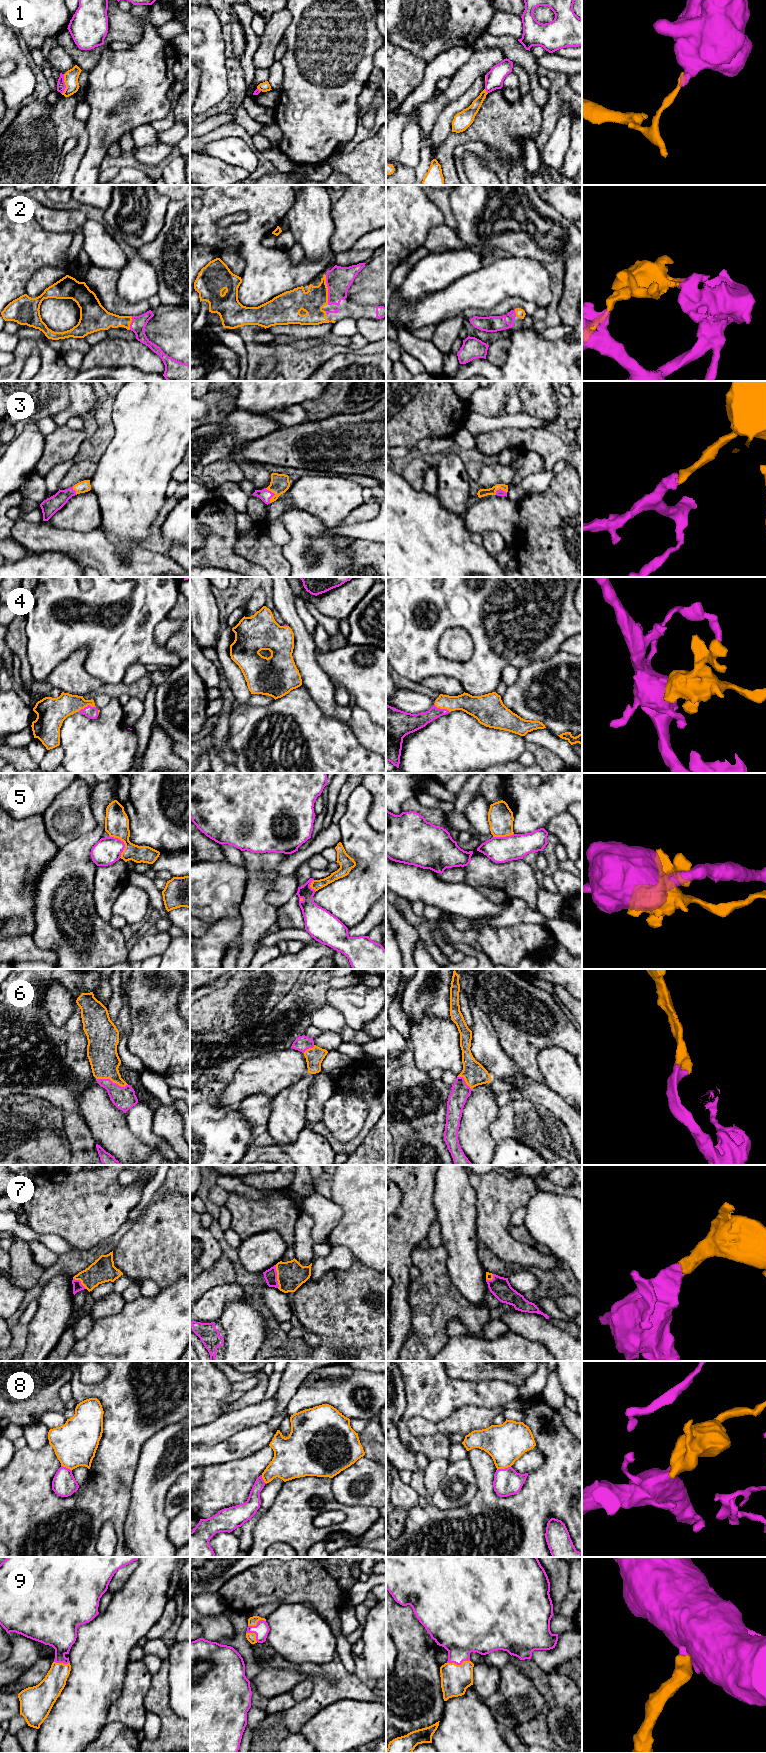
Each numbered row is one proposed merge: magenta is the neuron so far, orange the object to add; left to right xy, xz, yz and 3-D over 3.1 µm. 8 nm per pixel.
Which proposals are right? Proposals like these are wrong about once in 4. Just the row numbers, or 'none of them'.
2, 3, 4, 6, 7, 8, 9

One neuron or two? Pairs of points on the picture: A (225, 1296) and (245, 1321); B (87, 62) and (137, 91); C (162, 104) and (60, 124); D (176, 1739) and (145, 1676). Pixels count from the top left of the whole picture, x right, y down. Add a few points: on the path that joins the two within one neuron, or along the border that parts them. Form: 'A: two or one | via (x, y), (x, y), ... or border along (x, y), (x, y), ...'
A: two | border along (243, 1295), (230, 1300), (226, 1304), (219, 1320)
B: two | border along (108, 47), (102, 52), (98, 63), (88, 72)
C: two | border along (84, 123), (86, 130)
D: two | border along (153, 1675), (144, 1698), (145, 1709)

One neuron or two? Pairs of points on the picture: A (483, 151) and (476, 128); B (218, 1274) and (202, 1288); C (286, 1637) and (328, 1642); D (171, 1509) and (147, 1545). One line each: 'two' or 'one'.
A: two
B: one
C: one
D: two

